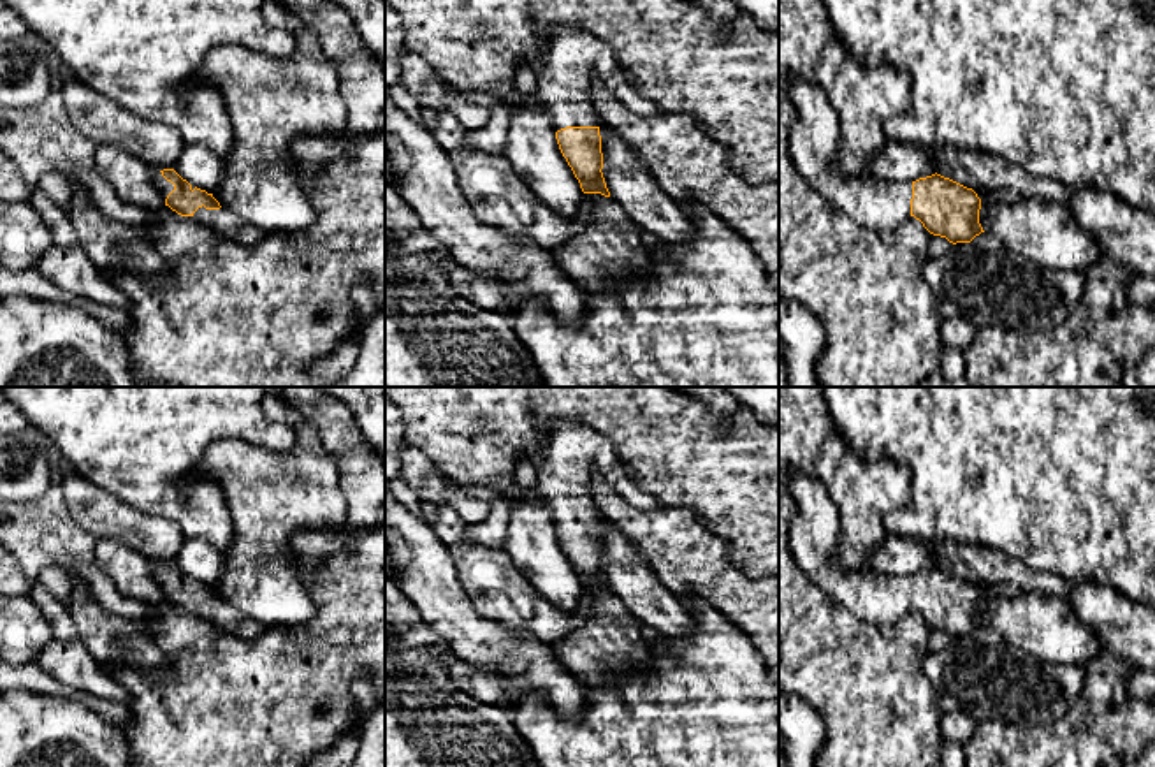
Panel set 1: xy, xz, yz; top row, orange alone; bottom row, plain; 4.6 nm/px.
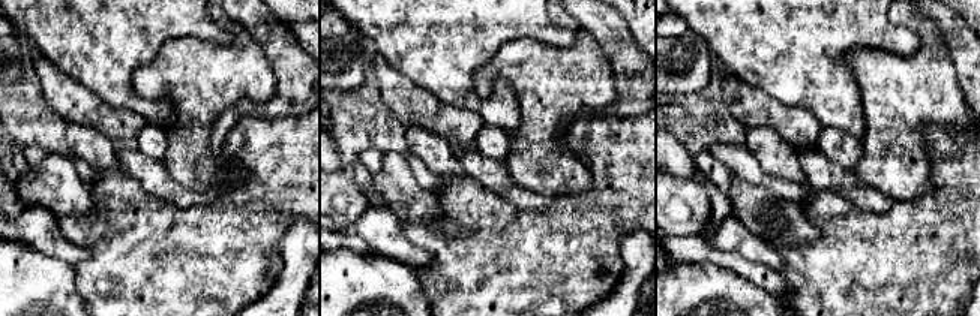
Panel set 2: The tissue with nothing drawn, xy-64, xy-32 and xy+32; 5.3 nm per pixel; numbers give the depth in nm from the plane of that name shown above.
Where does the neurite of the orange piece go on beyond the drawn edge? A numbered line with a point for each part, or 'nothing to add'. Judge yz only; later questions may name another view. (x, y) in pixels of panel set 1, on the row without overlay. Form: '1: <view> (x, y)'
1: yz (878, 598)

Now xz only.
1: xz (575, 452)

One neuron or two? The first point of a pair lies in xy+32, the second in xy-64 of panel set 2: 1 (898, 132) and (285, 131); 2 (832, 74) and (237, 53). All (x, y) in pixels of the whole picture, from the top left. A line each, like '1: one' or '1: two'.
1: two
2: two

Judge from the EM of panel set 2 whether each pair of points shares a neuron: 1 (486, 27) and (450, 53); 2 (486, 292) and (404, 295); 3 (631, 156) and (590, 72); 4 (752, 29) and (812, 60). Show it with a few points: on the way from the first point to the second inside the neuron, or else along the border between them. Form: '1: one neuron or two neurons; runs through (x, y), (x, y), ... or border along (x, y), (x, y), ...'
1: one neuron; runs through (477, 29), (459, 44)
2: two neurons; border along (407, 264), (414, 273), (419, 291), (428, 300)
3: two neurons; border along (596, 114), (581, 114), (572, 123)
4: one neuron; runs through (767, 29), (781, 29), (797, 45)

